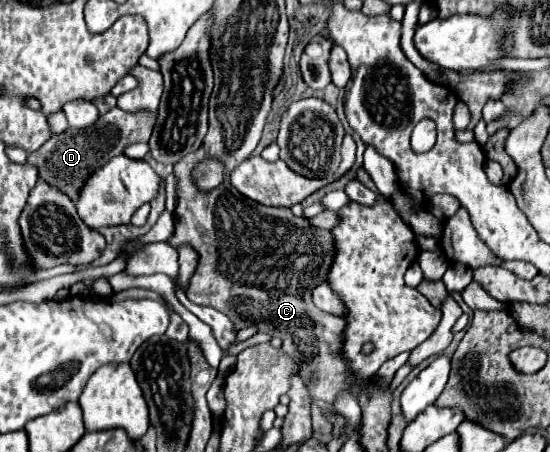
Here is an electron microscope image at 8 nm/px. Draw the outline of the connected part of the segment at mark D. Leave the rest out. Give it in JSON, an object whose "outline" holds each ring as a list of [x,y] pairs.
{"outline":[[[114,107],[106,115],[100,115],[100,119],[90,127],[66,129],[64,133],[54,135],[36,153],[28,155],[28,163],[38,169],[40,177],[56,177],[56,187],[64,191],[72,203],[76,203],[86,179],[106,165],[114,153],[122,153],[128,145],[146,143],[150,139],[152,125],[156,121],[154,117],[156,115],[148,117],[148,113],[124,113],[122,109]]]}

